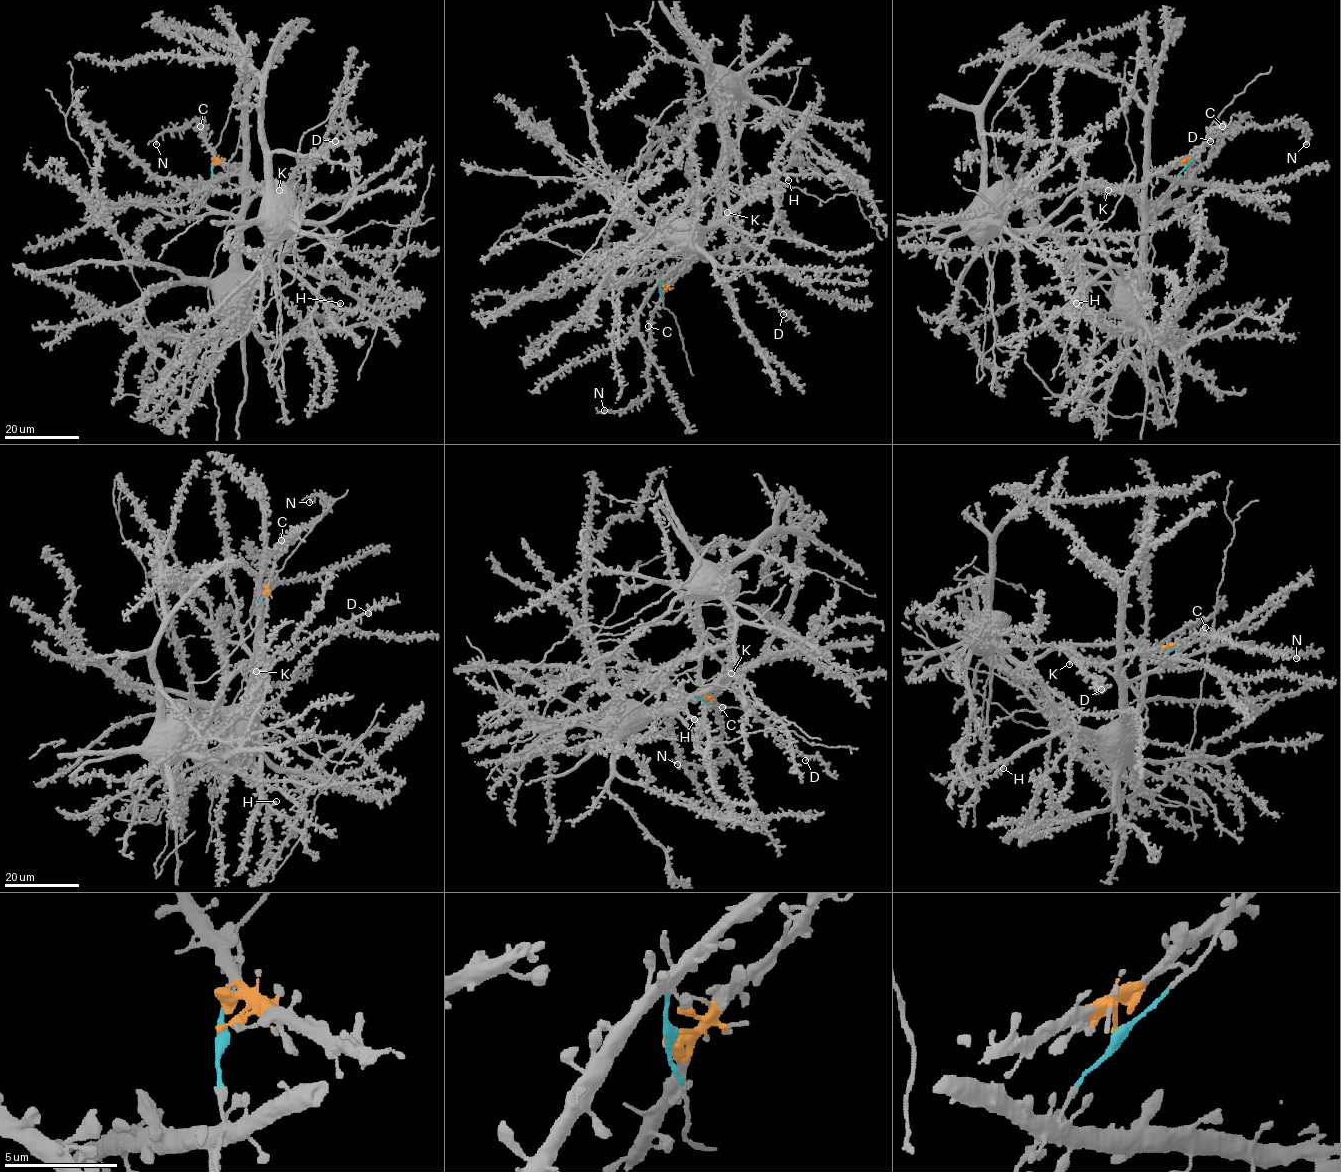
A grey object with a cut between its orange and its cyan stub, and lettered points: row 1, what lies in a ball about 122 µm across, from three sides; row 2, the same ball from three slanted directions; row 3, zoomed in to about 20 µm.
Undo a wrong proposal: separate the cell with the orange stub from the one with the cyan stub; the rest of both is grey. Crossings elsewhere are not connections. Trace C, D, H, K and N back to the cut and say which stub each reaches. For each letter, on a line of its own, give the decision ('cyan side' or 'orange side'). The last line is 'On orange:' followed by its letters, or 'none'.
C: orange side
D: orange side
H: cyan side
K: orange side
N: orange side
On orange: C, D, K, N

